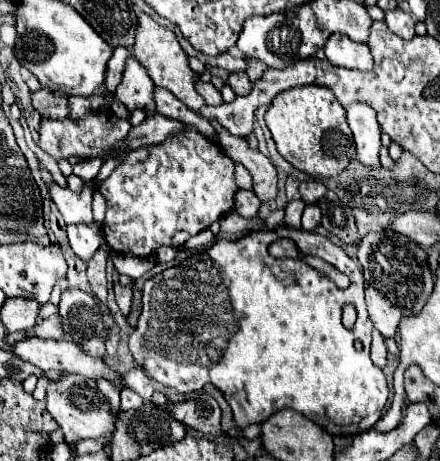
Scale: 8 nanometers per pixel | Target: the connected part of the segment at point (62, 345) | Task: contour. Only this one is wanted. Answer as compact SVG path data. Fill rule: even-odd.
M25 338L25 340L19 340L13 348L13 354L17 354L19 358L23 358L25 362L31 362L31 364L35 364L35 366L39 366L39 368L43 368L43 370L57 370L57 372L61 372L61 374L81 374L81 376L87 376L87 378L95 378L95 382L97 380L109 380L109 382L113 382L117 388L121 388L121 390L125 390L127 386L125 386L125 382L123 382L123 376L119 374L119 372L115 372L115 370L111 370L105 362L103 362L103 358L99 358L99 356L89 356L89 354L85 354L83 352L83 348L79 346L79 344L75 344L75 342L69 342L69 340L41 340L41 338Z

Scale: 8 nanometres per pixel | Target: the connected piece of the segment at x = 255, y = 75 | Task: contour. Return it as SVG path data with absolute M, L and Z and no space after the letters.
M243 56L243 60L247 62L247 70L245 70L245 72L247 72L250 81L254 84L259 78L261 78L267 67L261 62L261 60L257 60L257 58Z

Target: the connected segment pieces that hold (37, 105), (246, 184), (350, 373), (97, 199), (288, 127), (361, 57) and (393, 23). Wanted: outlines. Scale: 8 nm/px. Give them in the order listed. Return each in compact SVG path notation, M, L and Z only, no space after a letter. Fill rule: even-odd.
M41 88L37 92L31 92L31 100L33 100L33 108L43 118L63 120L69 116L69 98L63 94L55 94L47 88Z
M235 164L235 180L239 188L243 190L251 190L253 186L253 178L247 168L243 168L241 164Z
M279 226L275 230L251 232L239 240L219 240L211 248L195 252L177 266L149 278L143 286L143 310L129 336L129 350L149 378L181 394L191 394L205 384L213 384L229 402L239 428L261 424L277 410L291 408L311 418L331 436L357 436L375 426L389 396L381 368L369 358L371 330L373 324L365 310L361 268L329 238ZM277 238L291 238L301 254L323 258L349 276L351 286L347 290L337 288L323 272L303 262L303 258L273 258L267 248ZM347 302L353 302L357 308L353 330L341 324L341 308ZM355 340L363 342L361 352L353 348Z
M99 192L93 194L93 218L95 218L97 224L101 224L103 218L105 218L105 200Z
M301 86L277 94L265 114L265 122L279 154L305 174L339 176L355 156L355 142L345 120L345 108L327 88Z
M333 34L325 44L325 56L335 66L357 68L357 70L373 70L373 56L367 44L357 44L345 34Z
M401 8L385 12L385 22L391 32L401 36L403 40L411 40L415 36L415 20L409 12L403 12Z

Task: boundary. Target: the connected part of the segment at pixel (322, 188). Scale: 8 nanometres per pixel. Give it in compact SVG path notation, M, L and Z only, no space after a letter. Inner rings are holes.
M307 180L307 182L301 182L299 192L301 192L301 198L305 204L315 204L315 202L319 202L319 198L325 196L327 186L317 180Z

